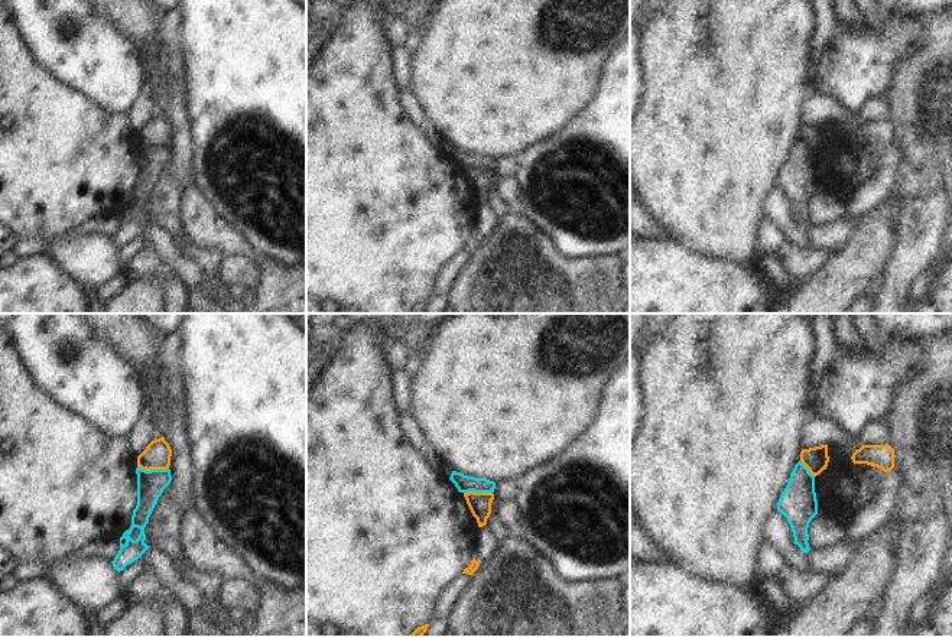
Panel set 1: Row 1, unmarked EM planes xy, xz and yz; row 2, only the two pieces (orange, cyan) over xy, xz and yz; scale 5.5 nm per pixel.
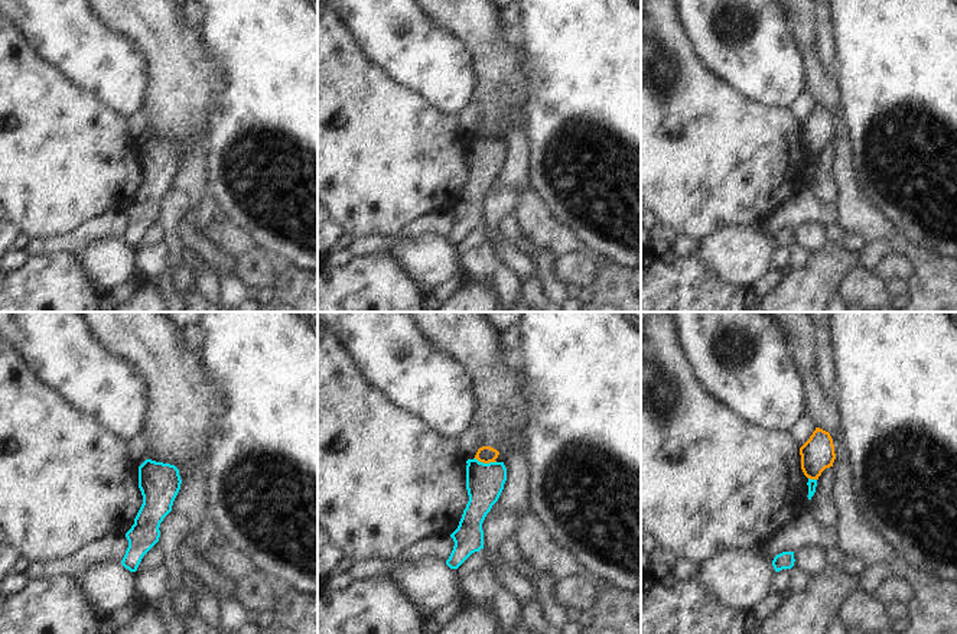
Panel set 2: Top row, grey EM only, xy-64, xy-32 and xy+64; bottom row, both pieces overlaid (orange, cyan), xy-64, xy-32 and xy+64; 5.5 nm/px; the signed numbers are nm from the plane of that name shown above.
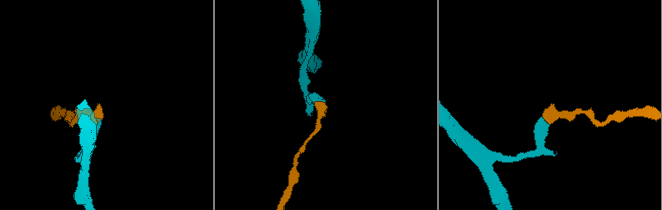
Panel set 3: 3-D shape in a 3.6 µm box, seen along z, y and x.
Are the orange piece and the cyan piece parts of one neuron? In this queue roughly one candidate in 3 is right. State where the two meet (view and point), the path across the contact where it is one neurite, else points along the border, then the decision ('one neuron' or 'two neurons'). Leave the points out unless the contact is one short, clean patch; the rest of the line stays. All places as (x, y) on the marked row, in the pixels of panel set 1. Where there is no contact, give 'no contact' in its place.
contact xy (153, 468); border xy (137, 465), (146, 470), (168, 468); two neurons

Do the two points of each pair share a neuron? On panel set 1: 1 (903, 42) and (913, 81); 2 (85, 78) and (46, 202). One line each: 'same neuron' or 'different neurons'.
1: different neurons
2: different neurons

